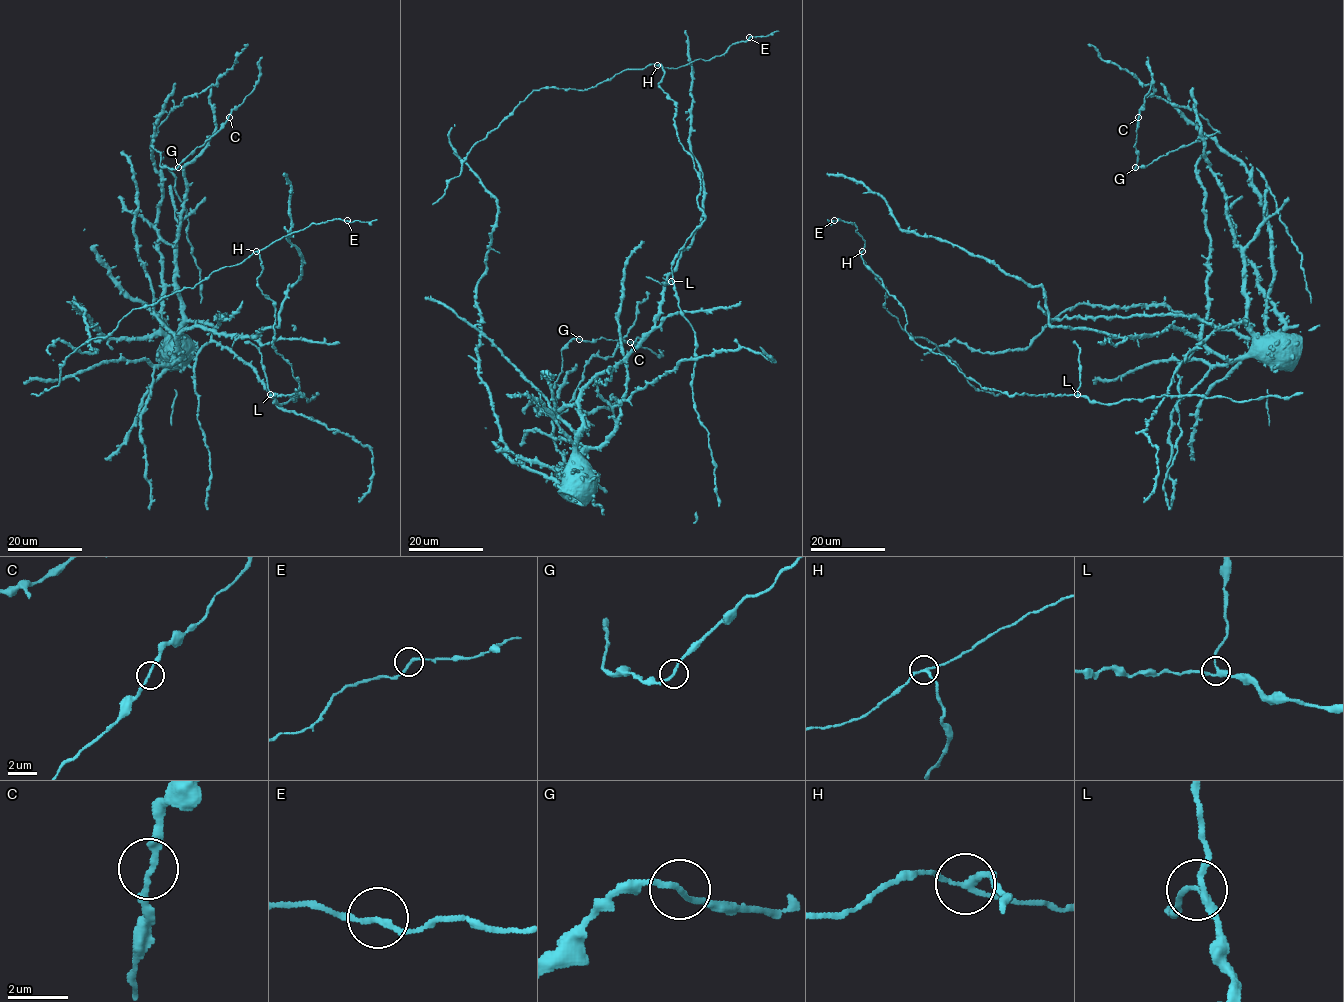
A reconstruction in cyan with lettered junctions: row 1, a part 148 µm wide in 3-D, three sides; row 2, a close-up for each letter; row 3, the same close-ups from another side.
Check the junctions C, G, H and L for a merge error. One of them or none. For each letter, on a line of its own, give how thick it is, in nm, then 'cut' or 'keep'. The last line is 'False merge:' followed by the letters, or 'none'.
C: calibre 180 nm; keep
G: calibre 170 nm; keep
H: calibre 170 nm; cut
L: calibre 240 nm; keep
False merge: H

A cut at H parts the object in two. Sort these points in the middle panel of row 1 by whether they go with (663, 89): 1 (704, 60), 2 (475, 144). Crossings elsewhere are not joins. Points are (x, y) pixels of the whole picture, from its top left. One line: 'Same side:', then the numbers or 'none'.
Same side: none

